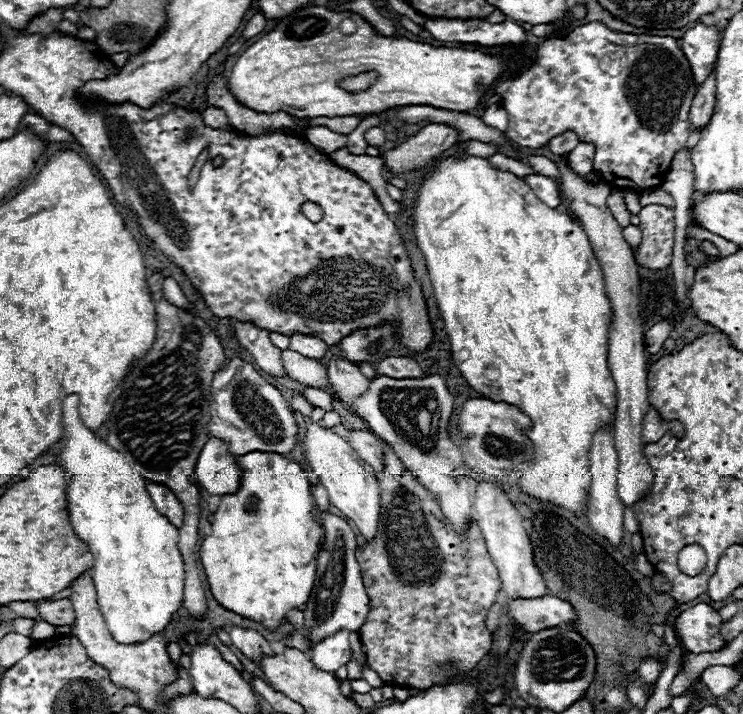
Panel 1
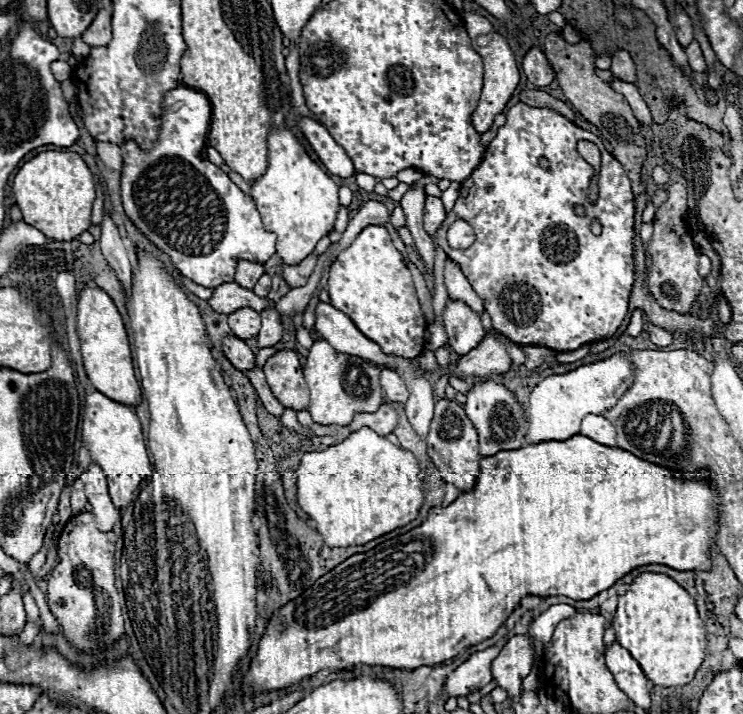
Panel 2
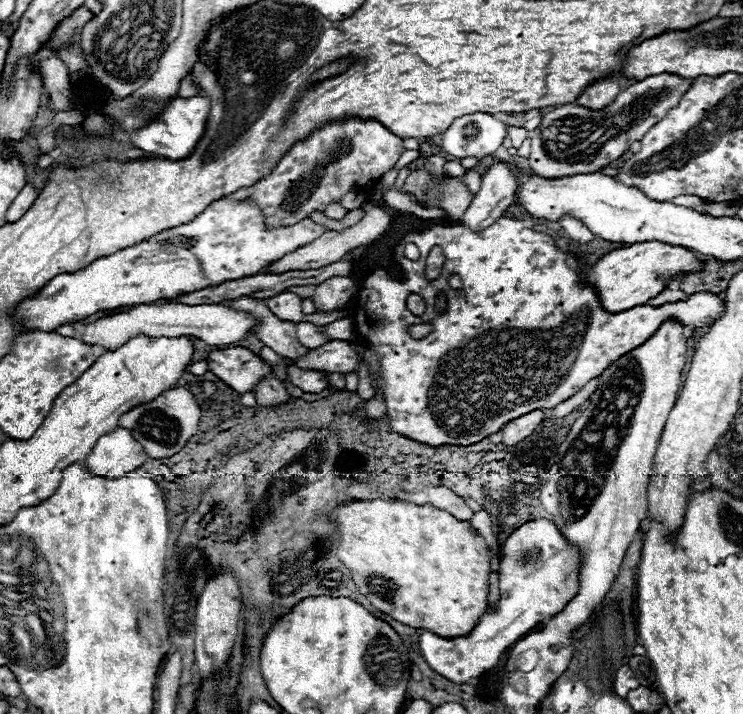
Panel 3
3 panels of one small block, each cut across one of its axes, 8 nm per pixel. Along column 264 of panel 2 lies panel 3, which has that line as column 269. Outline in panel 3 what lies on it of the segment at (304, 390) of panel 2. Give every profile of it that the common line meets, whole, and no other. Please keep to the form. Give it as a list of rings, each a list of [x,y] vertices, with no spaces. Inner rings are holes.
[[[244,346],[216,350],[208,356],[208,360],[210,370],[238,394],[252,392],[264,376],[274,372],[268,362]]]

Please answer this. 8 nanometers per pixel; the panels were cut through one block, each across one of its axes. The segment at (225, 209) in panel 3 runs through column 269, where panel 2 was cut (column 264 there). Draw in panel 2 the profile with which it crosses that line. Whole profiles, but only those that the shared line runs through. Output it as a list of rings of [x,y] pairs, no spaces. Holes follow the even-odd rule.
[[[186,86],[170,90],[164,98],[164,116],[160,138],[150,152],[144,152],[136,142],[128,140],[122,148],[122,206],[126,216],[156,248],[166,254],[172,266],[186,278],[206,288],[216,288],[226,282],[234,282],[234,272],[240,260],[264,264],[276,252],[276,236],[262,226],[262,218],[256,204],[246,196],[218,166],[202,158],[206,132],[210,126],[210,102],[202,92]]]

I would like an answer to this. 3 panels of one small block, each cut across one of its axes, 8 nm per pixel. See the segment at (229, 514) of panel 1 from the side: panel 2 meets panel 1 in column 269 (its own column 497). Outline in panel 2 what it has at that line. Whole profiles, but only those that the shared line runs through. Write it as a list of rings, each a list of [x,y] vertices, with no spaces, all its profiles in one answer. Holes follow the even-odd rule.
[[[576,434],[564,442],[538,442],[518,450],[502,450],[494,456],[482,456],[480,460],[480,478],[470,492],[460,494],[450,506],[434,506],[428,512],[428,518],[412,528],[410,532],[386,540],[376,548],[346,558],[334,570],[324,574],[312,584],[302,596],[290,600],[290,604],[278,608],[260,640],[256,658],[250,664],[250,670],[242,682],[242,694],[252,696],[260,690],[278,690],[290,684],[300,684],[304,678],[314,676],[320,670],[340,670],[354,664],[368,666],[390,666],[390,668],[420,668],[434,666],[444,660],[454,658],[468,640],[468,646],[476,646],[494,636],[494,632],[506,622],[524,596],[532,592],[538,596],[568,596],[574,600],[590,600],[602,590],[608,590],[620,578],[630,574],[634,568],[644,564],[662,564],[674,570],[710,570],[710,546],[714,544],[714,528],[718,518],[718,496],[716,490],[698,474],[698,480],[682,480],[680,472],[666,470],[662,466],[650,464],[622,448],[608,448],[594,442],[588,436]]]

